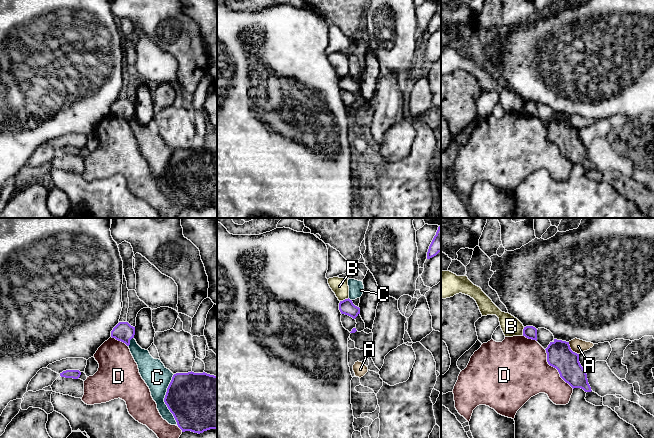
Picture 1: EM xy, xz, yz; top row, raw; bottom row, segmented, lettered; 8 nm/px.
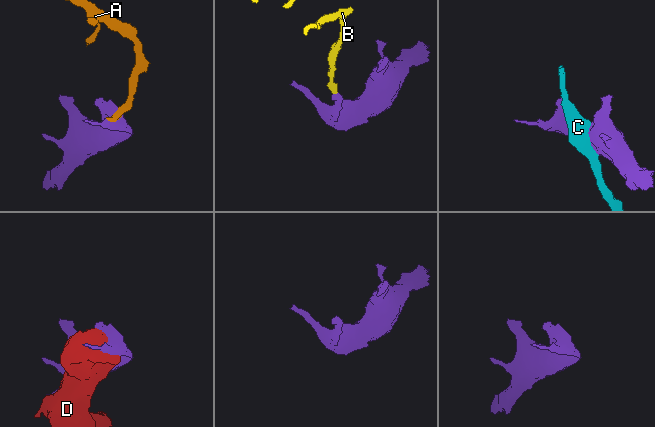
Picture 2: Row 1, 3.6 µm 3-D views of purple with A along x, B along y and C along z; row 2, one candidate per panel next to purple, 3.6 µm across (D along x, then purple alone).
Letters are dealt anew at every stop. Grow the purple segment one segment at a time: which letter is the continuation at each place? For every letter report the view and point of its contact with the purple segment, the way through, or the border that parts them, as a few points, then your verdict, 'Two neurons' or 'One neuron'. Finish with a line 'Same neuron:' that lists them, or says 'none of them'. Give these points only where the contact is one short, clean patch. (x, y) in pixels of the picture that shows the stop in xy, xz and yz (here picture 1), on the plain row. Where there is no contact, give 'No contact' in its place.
A: Touches purple at yz (570, 125). Boundary: yz (568, 118), (571, 125), (578, 130). Two neurons
B: Touches purple at xz (345, 75). Boundary: xz (348, 73), (340, 77). Two neurons
C: Touches purple at xy (164, 176). Two neurons
D: Touches purple at yz (555, 143). Two neurons
Same neuron: none of them

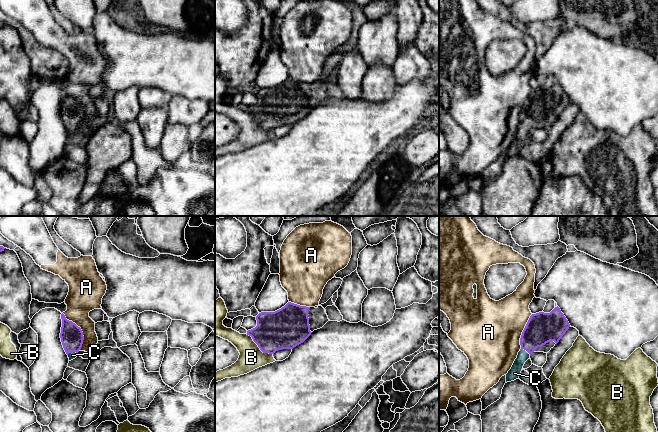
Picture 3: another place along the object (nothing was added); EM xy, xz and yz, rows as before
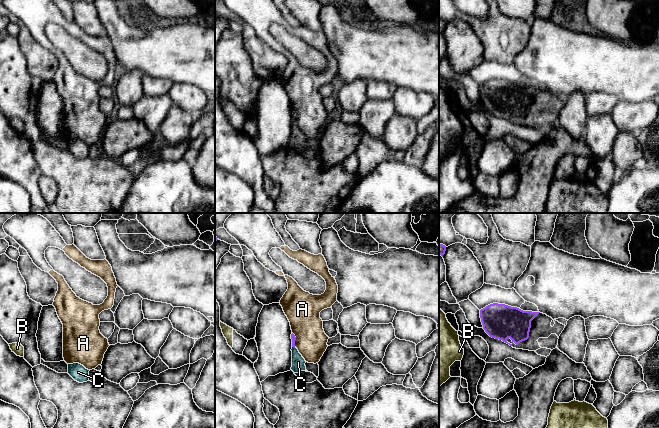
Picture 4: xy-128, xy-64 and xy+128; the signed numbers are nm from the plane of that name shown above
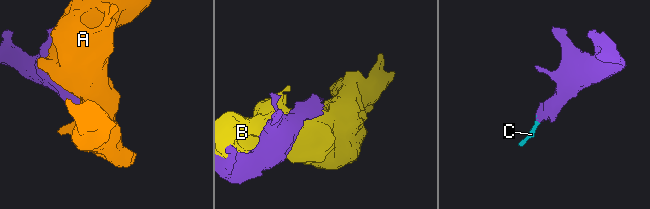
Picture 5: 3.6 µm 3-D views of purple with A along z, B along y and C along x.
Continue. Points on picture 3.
A: Touches purple at xy (81, 106). Boundary: xy (62, 89), (82, 108), (83, 119), (79, 126). Two neurons
B: Touches purple at xz (258, 122). Two neurons
C: Touches purple at xy (72, 127). Path across: xy (71, 111), (72, 127), (72, 131). One neuron
Same neuron: C

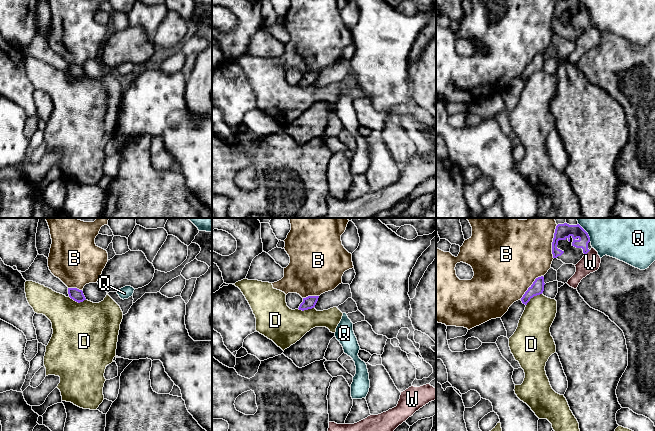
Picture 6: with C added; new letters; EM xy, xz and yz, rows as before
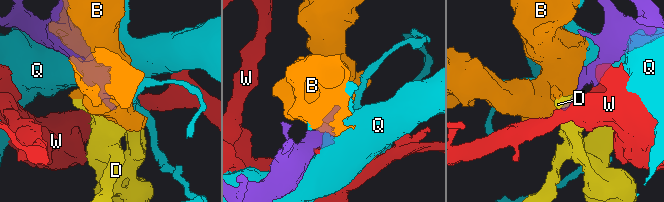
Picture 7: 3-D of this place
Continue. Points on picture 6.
B: Touches purple at yz (552, 18). Two neurons
D: Touches purple at yz (532, 73). Boundary: yz (541, 69), (533, 72), (526, 81). Two neurons
Q: Touches purple at yz (587, 9). Two neurons
W: Touches purple at yz (587, 28). Two neurons
Same neuron: none of them

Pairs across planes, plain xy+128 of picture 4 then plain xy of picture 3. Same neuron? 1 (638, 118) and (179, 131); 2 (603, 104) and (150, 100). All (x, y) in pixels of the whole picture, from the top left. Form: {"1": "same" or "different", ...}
{"1": "different", "2": "same"}

